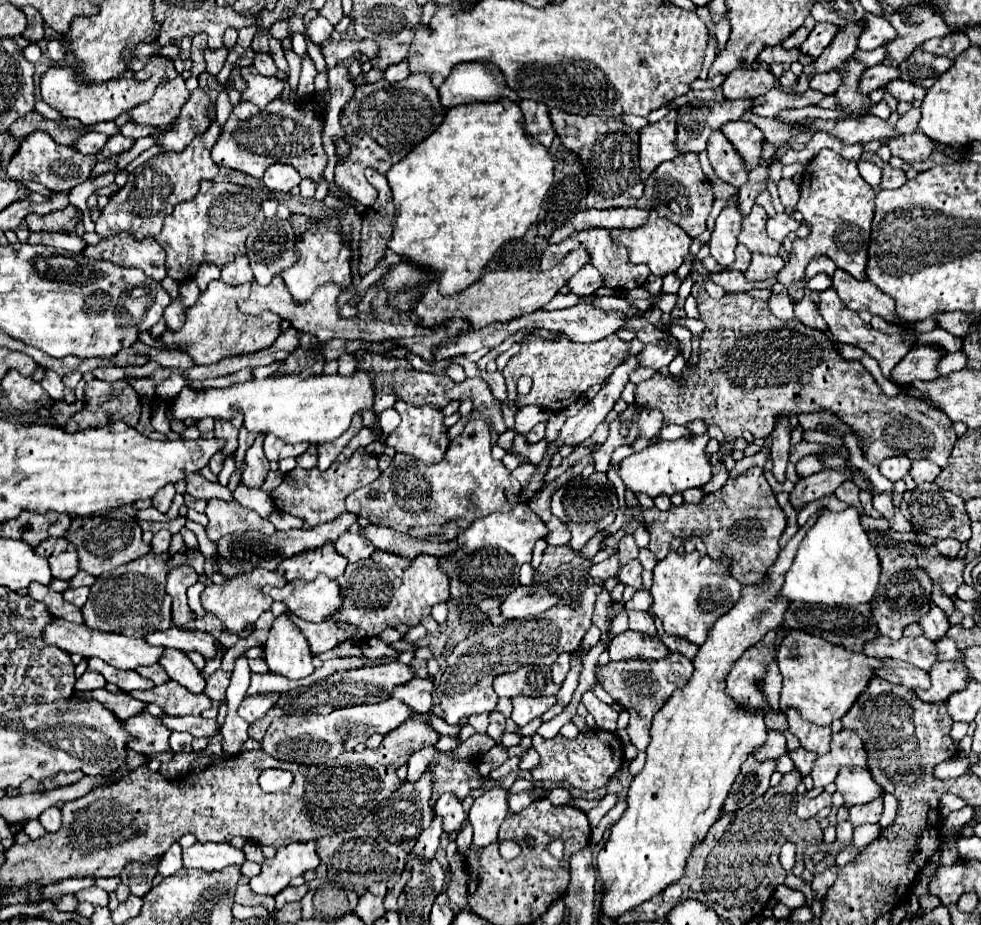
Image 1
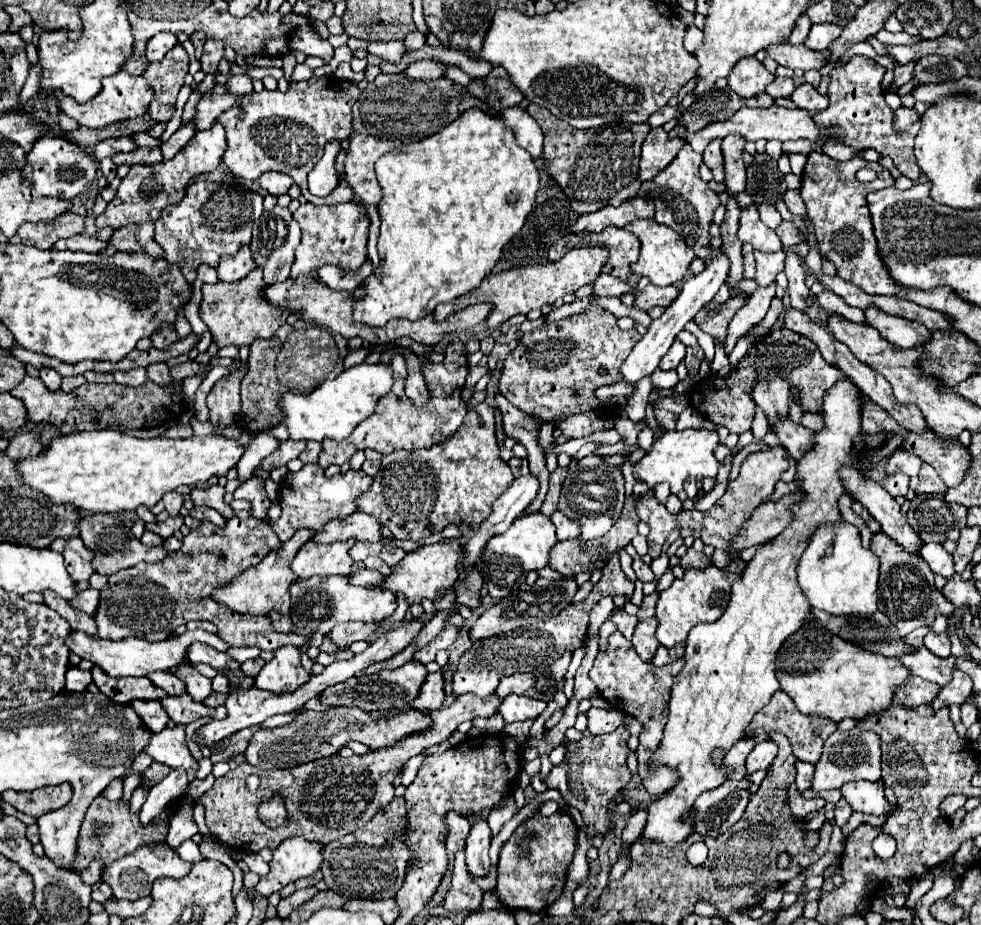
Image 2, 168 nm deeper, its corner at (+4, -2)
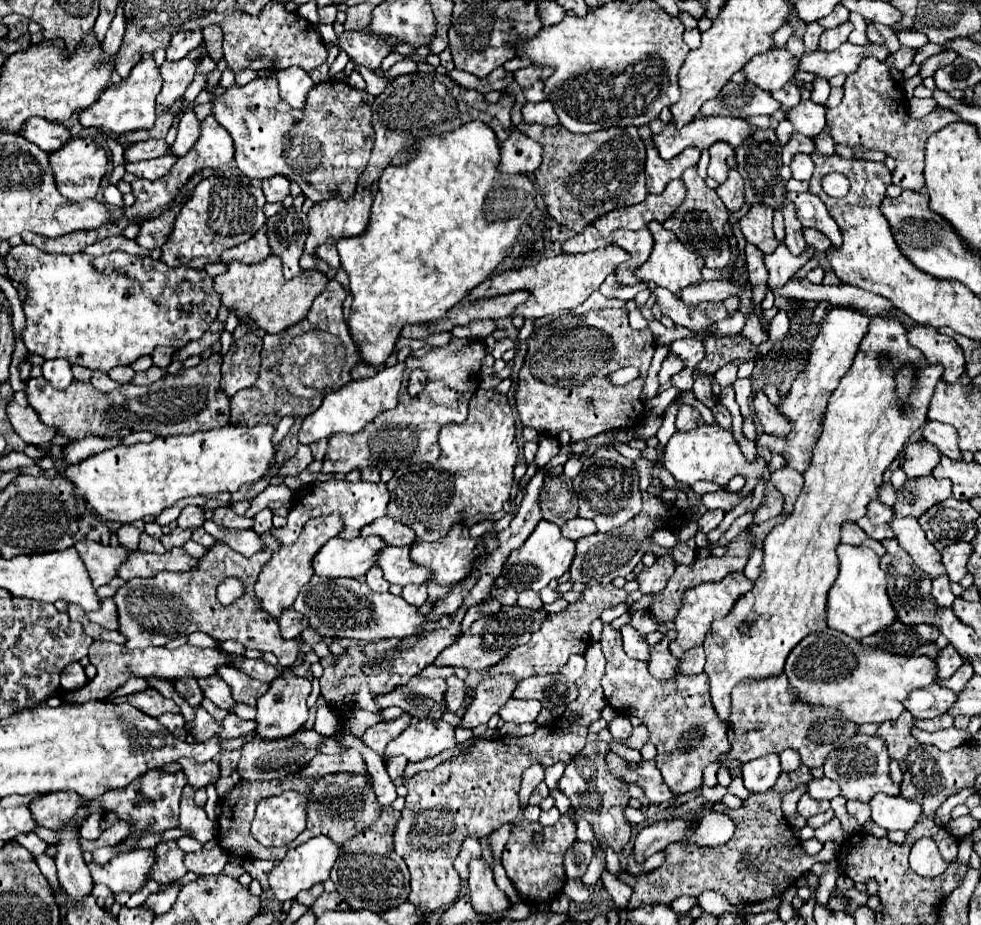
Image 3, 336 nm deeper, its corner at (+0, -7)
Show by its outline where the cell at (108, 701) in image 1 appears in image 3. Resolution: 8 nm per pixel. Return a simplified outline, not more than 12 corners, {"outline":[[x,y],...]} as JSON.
{"outline":[[162,715],[172,735],[184,739],[184,717],[182,715]]}

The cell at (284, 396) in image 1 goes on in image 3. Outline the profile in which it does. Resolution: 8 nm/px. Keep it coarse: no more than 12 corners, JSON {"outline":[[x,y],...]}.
{"outline":[[404,363],[328,393],[298,441],[358,433],[396,407]]}

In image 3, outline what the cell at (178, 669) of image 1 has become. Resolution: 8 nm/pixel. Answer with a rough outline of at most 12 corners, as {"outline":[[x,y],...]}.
{"outline":[[218,675],[198,679],[206,699],[234,713],[236,701]]}

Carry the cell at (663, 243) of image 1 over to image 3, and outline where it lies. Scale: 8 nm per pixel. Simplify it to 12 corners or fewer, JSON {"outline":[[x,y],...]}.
{"outline":[[648,225],[654,249],[634,271],[674,293],[700,283],[704,259],[666,231]]}

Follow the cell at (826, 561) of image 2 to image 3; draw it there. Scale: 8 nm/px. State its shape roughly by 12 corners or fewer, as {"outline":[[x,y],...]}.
{"outline":[[838,547],[828,627],[852,639],[898,617],[880,557]]}

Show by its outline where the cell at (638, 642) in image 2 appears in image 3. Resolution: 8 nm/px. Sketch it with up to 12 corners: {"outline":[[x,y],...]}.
{"outline":[[668,631],[652,647],[650,673],[660,681],[678,675],[680,661],[668,649],[676,633]]}

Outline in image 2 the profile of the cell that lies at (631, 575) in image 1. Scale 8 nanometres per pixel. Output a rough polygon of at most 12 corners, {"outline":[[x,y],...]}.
{"outline":[[640,556],[634,558],[632,568],[640,582],[652,582],[654,572]]}

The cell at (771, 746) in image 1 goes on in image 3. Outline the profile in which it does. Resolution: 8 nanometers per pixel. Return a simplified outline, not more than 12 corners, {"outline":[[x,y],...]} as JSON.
{"outline":[[778,755],[742,765],[750,793],[768,791],[782,767]]}

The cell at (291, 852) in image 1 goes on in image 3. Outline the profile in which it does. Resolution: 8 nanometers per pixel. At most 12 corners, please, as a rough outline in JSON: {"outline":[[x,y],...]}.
{"outline":[[326,835],[290,849],[270,873],[278,901],[324,883],[342,847]]}

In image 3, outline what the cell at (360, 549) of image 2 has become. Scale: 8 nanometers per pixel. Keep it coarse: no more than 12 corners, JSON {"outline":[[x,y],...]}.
{"outline":[[386,547],[380,569],[388,583],[426,585],[432,571],[410,559],[410,547]]}

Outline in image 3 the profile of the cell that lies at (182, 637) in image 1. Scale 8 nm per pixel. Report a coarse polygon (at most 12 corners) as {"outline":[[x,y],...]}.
{"outline":[[234,667],[220,677],[230,685],[234,699],[256,707],[270,683],[256,681]]}

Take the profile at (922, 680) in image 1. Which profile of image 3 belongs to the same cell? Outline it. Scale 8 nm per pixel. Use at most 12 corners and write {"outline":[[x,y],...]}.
{"outline":[[938,683],[912,691],[904,707],[914,717],[946,713],[958,695]]}

